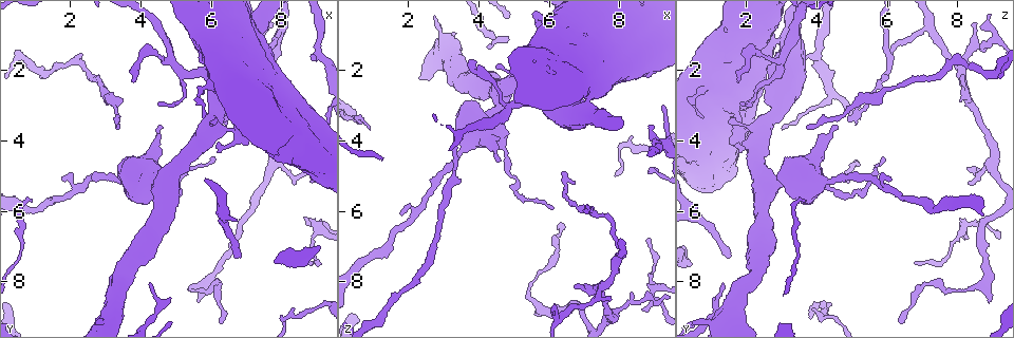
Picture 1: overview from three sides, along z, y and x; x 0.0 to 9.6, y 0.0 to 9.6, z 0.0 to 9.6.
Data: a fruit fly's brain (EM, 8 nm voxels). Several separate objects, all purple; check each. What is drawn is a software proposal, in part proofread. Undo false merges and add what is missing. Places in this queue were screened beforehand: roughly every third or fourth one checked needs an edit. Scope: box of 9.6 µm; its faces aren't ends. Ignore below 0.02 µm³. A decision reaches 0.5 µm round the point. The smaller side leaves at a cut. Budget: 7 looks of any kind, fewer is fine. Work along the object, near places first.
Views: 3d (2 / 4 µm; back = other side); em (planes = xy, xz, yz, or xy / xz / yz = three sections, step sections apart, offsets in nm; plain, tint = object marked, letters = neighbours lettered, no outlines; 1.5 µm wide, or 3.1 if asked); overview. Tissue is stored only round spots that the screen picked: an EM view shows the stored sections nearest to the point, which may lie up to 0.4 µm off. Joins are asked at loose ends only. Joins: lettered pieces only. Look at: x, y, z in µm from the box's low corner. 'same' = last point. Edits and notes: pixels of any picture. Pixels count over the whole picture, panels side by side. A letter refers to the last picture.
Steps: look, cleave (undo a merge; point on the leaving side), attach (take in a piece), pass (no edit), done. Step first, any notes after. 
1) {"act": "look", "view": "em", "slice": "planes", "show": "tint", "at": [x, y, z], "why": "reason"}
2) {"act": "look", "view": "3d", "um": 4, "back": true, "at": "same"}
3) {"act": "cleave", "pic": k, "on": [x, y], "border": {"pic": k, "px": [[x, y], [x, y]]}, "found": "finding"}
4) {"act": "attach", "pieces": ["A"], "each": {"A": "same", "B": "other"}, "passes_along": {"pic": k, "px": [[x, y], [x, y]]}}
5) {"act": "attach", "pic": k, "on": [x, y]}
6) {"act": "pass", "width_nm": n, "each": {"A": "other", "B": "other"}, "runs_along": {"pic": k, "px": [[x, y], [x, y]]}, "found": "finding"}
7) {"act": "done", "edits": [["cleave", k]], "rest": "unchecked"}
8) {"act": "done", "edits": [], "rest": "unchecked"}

{"act": "look", "view": "em", "slice": "yz", "step": 4, "show": "letters", "at": [6.85, 7.20, 1.55], "why": "an open end"}

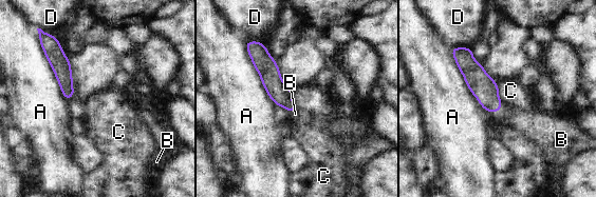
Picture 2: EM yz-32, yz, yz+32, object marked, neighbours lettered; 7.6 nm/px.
{"act": "attach", "pieces": ["B"], "width_nm": 160, "each": {"A": "other", "B": "same", "C": "other", "D": "other"}, "passes_along": {"pic": 2, "px": [[483, 87], [500, 110], [529, 122]]}, "found": "it goes on there"}

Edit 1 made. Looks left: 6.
{"act": "look", "view": "overview", "why": "redraw"}

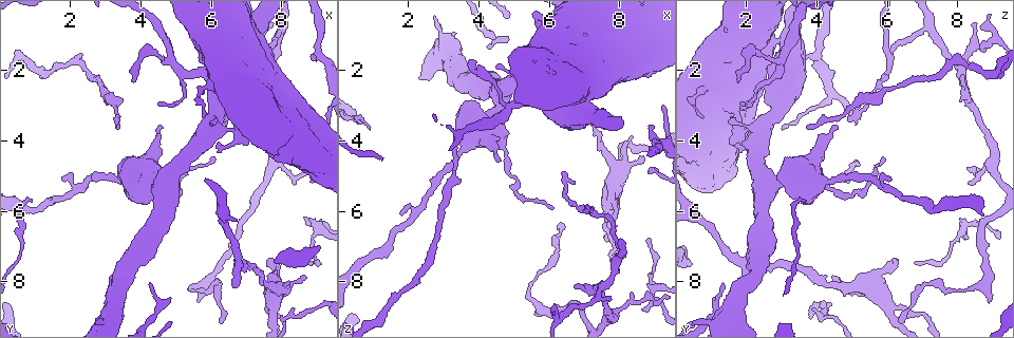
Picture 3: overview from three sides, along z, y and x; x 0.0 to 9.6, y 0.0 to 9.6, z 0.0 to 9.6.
{"act": "look", "view": "3d", "um": 4, "at": [8.85, 7.50, 6.80], "why": "free end"}

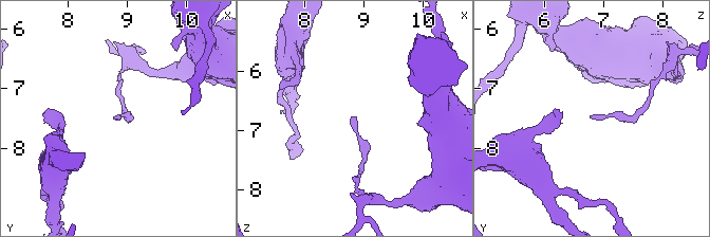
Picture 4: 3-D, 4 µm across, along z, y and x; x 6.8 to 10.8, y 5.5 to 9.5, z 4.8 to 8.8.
{"act": "look", "view": "em", "slice": "yz", "step": 8, "show": "tint", "at": [8.85, 7.50, 6.75]}

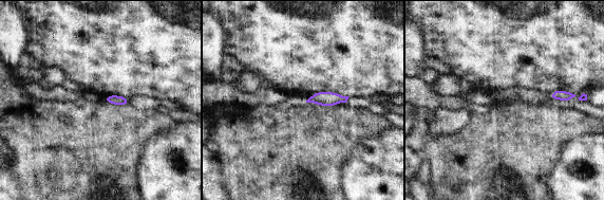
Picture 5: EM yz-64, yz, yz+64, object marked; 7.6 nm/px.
{"act": "look", "view": "em", "slice": "planes", "show": "letters", "at": "same", "why": "cut it another way"}

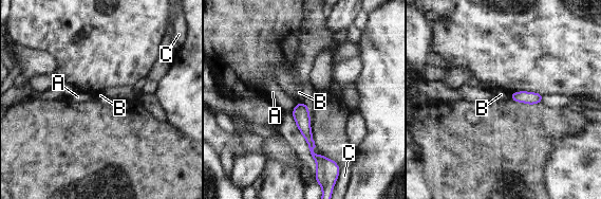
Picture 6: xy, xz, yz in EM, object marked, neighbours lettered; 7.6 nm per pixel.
{"act": "pass", "each": {"A": "other", "B": "other", "C": "other"}, "border": {"pic": 6, "px": [[296, 102], [305, 103]]}, "found": "none of them fits"}

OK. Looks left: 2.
{"act": "look", "view": "3d", "um": 2, "at": [6.70, 2.20, 8.15], "why": "branch stops here"}

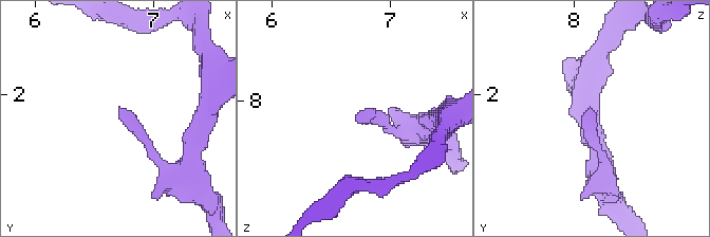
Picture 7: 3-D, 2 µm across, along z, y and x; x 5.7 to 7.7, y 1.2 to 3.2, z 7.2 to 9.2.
{"act": "look", "view": "em", "slice": "xy", "step": 8, "show": "letters", "at": [6.74, 2.12, 8.20]}

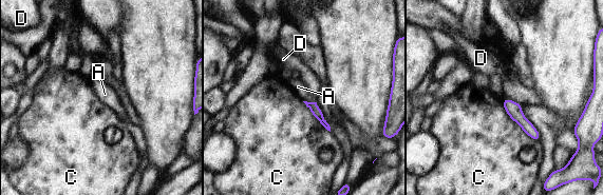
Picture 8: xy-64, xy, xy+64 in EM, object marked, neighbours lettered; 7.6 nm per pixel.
{"act": "pass", "each": {"A": "other", "C": "other", "D": "other"}, "border": {"pic": 8, "px": [[503, 97], [508, 97], [522, 105]]}, "found": "none of them fits"}

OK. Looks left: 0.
{"act": "done", "edits": [["attach", 2]], "rest": "unchecked"}

